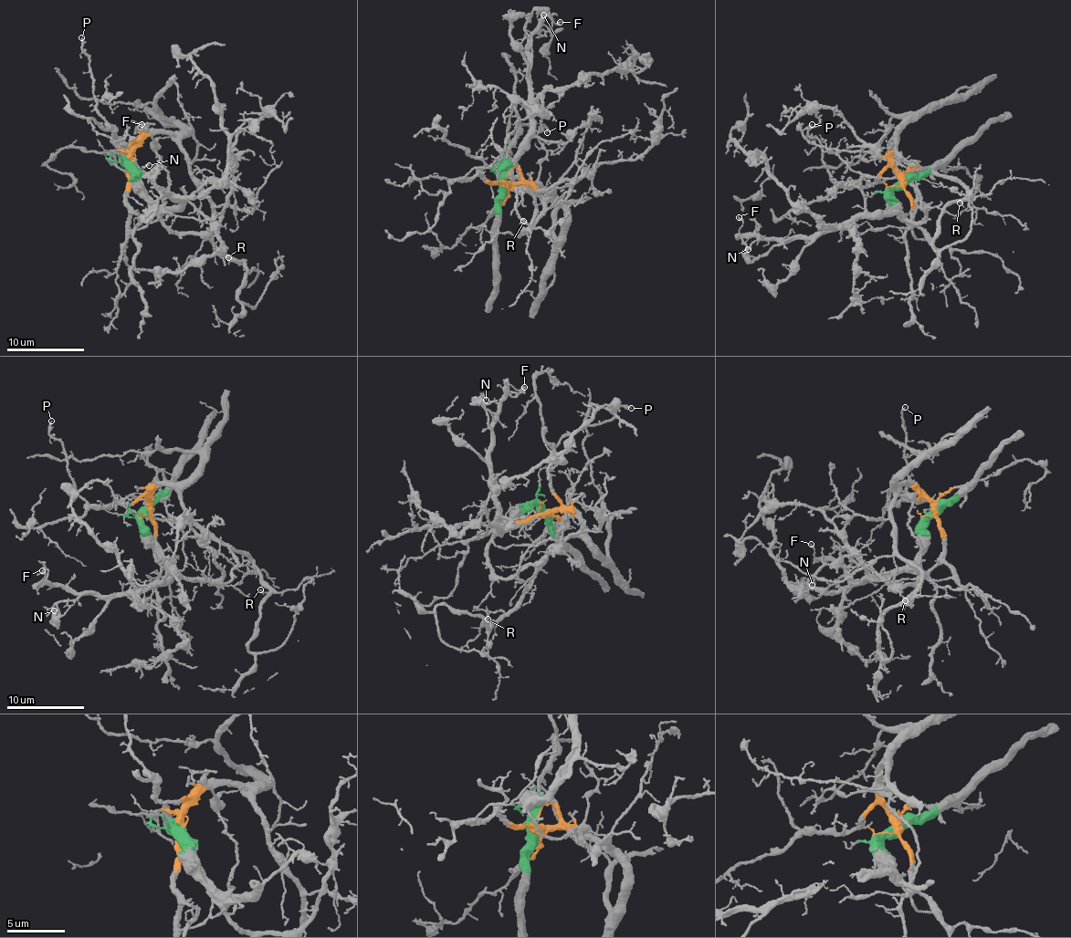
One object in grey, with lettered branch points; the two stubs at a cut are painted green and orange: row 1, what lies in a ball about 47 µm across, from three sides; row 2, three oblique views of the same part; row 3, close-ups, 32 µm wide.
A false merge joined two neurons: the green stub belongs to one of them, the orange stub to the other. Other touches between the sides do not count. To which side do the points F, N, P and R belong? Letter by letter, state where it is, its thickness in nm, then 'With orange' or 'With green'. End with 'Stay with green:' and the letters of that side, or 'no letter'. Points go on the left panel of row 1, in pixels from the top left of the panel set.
F: Place: (141, 124). Thickness 190 nm. With green
N: Place: (149, 165). Thickness 140 nm. With green
P: Place: (81, 37). Thickness 170 nm. With orange
R: Place: (228, 257). Thickness 130 nm. With orange
Stay with green: F, N

